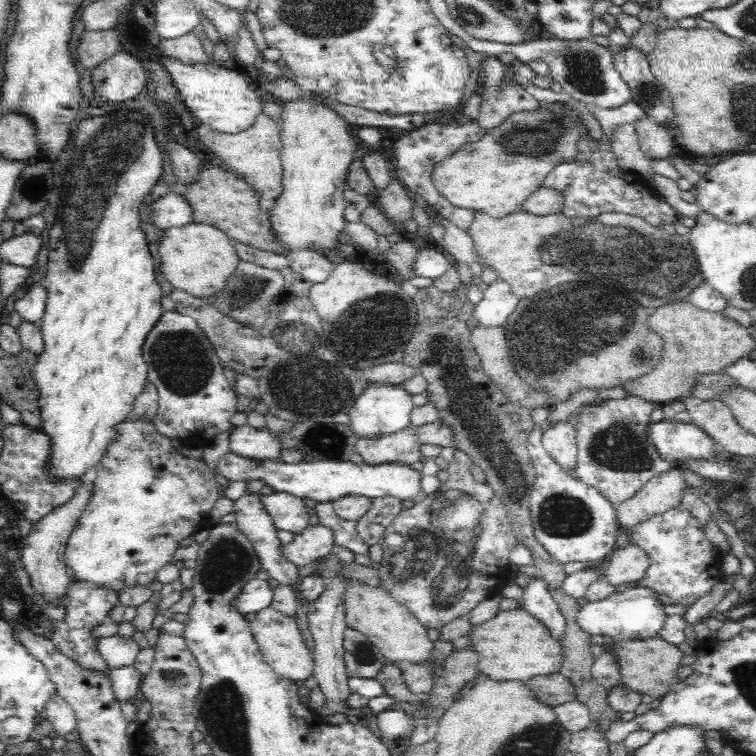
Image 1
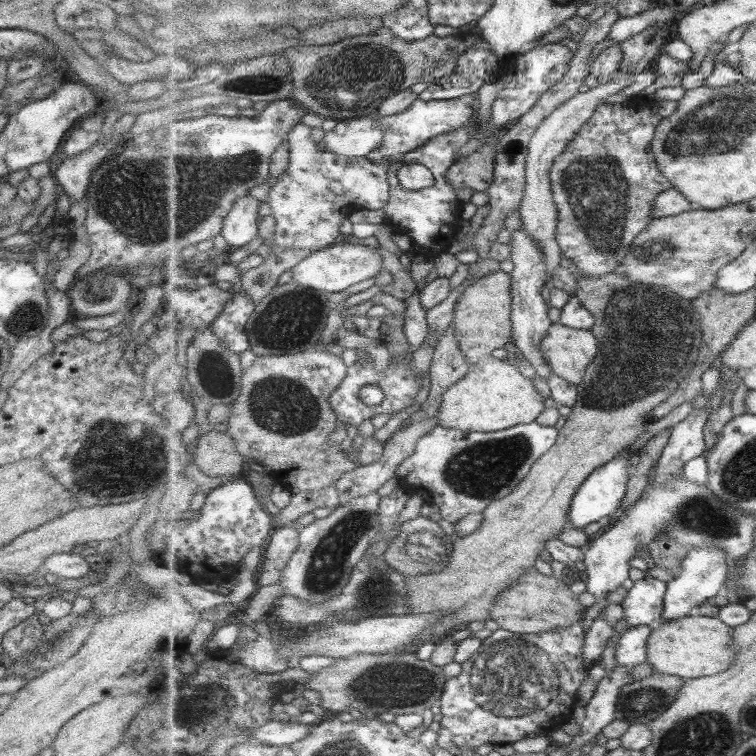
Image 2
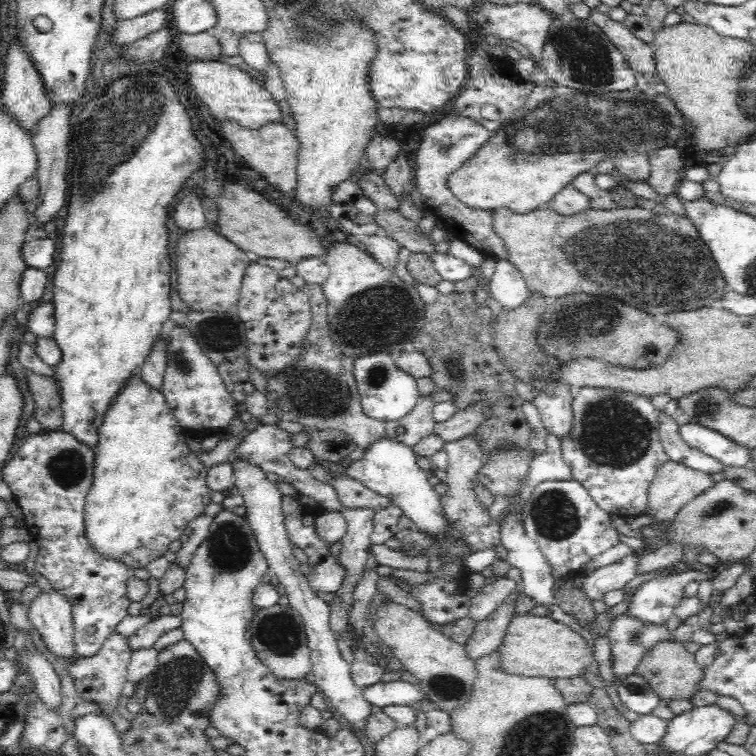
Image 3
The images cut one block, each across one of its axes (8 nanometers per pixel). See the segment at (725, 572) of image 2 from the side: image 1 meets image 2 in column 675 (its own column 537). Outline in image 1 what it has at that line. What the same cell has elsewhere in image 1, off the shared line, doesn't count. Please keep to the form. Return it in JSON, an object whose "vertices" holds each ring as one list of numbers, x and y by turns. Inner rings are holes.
{"vertices":[[540,578,530,579,528,585,523,588,523,609,533,618,536,618,550,632,551,638,561,642,566,634,566,619,560,611,560,607,554,601,547,585]]}

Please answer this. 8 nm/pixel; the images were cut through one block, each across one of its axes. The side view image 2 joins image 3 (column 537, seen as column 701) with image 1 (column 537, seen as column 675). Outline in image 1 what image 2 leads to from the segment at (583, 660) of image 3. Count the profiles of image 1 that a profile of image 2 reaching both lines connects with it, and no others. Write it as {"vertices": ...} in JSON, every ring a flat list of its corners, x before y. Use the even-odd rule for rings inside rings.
{"vertices":[[516,609,509,612,498,612,492,620,479,626,473,626,468,649,478,655,476,671,490,680,524,681,538,675,556,673,562,662,562,647,551,638,550,632,536,618,525,610]]}

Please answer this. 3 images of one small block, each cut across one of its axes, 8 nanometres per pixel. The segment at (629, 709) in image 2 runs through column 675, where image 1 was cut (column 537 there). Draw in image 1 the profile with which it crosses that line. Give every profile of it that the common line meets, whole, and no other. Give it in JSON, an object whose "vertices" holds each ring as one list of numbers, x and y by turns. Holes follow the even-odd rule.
{"vertices":[[558,672,532,677,522,684,533,693,537,702,552,709,577,699,570,680]]}

